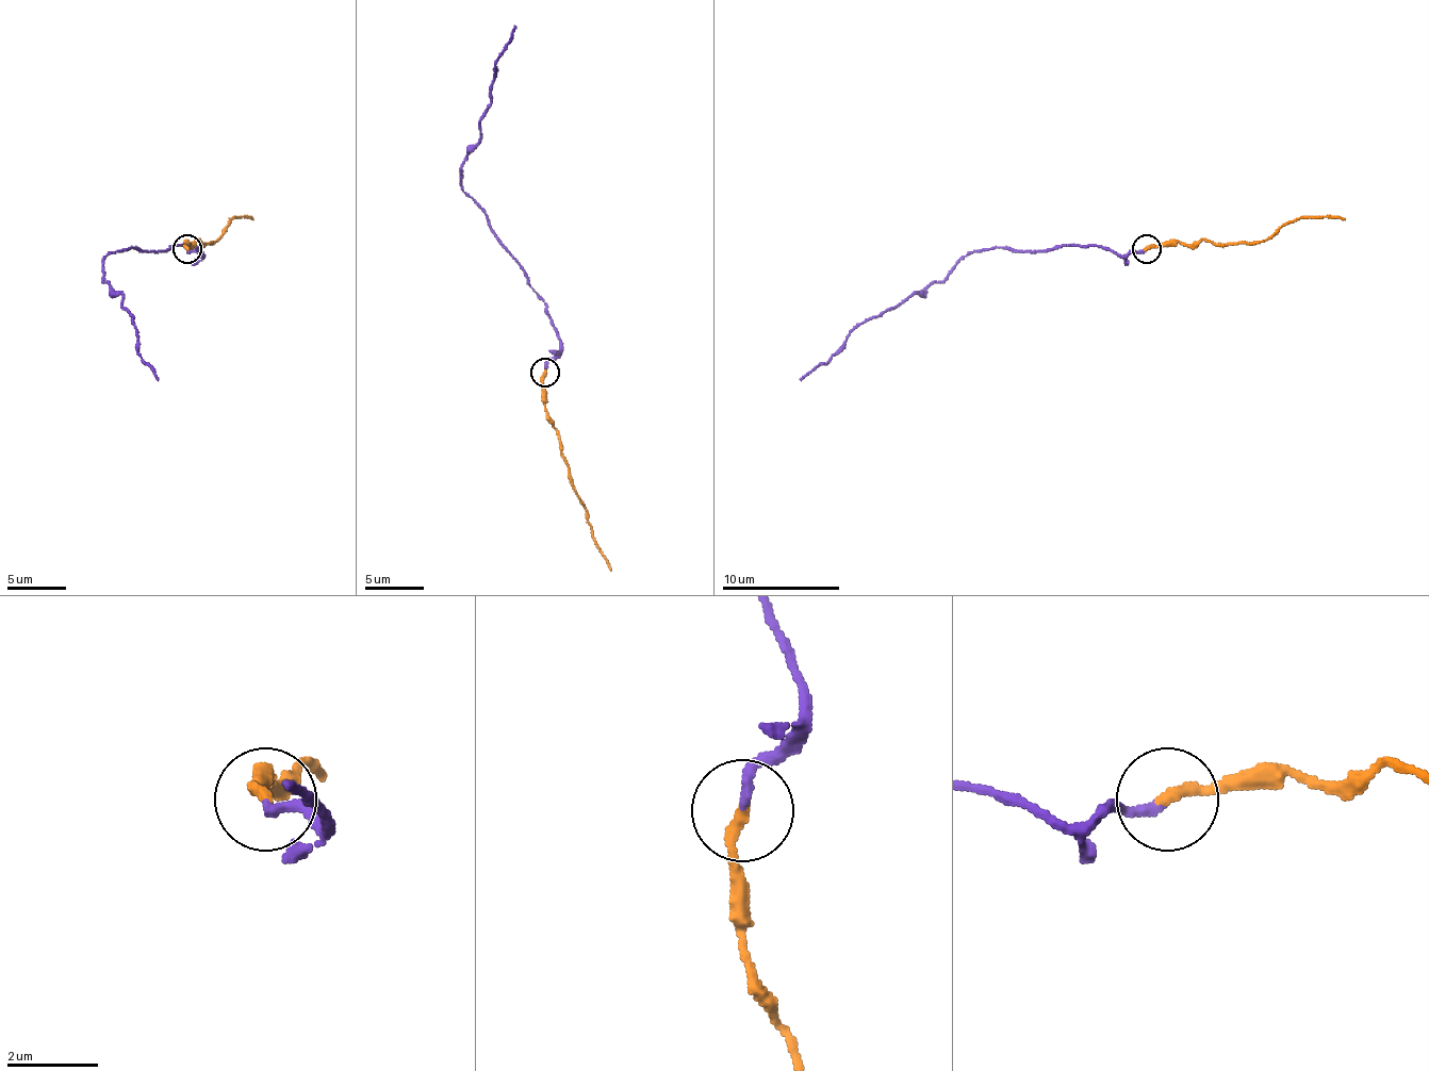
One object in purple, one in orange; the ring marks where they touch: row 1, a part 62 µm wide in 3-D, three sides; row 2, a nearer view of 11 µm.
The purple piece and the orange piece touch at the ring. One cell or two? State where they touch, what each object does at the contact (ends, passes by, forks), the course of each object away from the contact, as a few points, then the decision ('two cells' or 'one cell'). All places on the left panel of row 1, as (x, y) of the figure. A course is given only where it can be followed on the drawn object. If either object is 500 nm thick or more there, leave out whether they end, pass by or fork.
place (186, 248); purple ends; orange ends; course purple (186, 249), (201, 256), (190, 246), (130, 246), (104, 258), (104, 281), (121, 293), (136, 351), (157, 381); course orange (186, 249), (186, 244), (198, 241), (213, 244), (233, 217), (253, 220); two cells

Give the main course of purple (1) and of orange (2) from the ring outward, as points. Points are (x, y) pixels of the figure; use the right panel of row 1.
1: (1146, 249), (1126, 256), (1079, 246), (990, 246), (962, 258), (940, 281), (865, 319), (800, 381)
2: (1146, 249), (1204, 241), (1260, 244), (1301, 217), (1345, 220)

